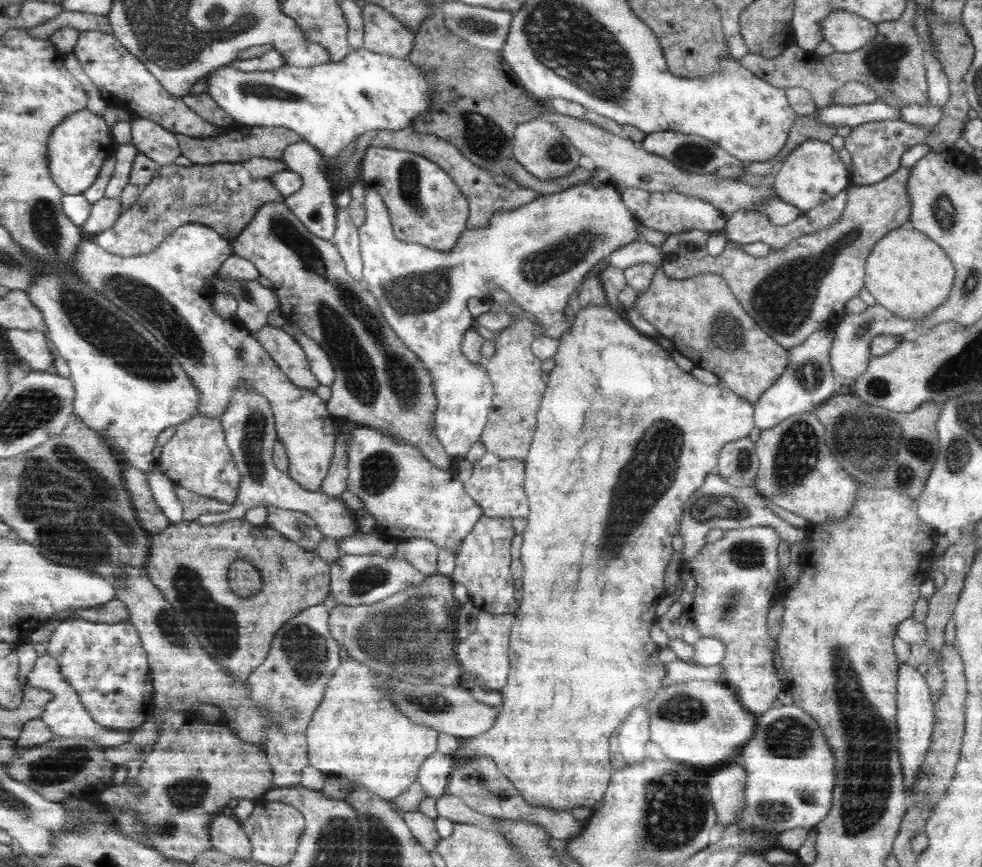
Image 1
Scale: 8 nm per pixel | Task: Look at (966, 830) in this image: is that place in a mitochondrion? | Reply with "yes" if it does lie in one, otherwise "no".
no

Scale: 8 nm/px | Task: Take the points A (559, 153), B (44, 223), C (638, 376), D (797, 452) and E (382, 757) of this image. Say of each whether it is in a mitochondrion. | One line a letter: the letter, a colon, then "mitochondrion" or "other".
A: mitochondrion
B: mitochondrion
C: other
D: mitochondrion
E: other

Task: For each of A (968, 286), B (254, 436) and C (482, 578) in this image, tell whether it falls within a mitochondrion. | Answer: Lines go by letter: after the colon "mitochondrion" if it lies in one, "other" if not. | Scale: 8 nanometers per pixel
A: mitochondrion
B: mitochondrion
C: other

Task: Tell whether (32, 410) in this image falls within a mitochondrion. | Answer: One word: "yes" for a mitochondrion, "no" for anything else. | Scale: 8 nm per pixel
yes

